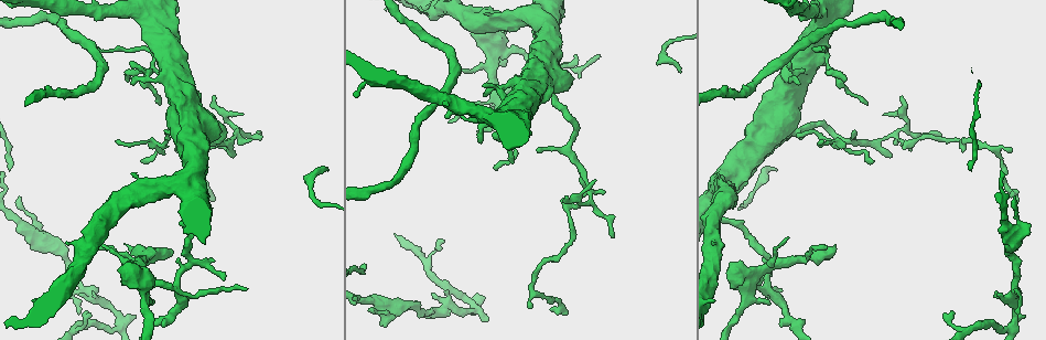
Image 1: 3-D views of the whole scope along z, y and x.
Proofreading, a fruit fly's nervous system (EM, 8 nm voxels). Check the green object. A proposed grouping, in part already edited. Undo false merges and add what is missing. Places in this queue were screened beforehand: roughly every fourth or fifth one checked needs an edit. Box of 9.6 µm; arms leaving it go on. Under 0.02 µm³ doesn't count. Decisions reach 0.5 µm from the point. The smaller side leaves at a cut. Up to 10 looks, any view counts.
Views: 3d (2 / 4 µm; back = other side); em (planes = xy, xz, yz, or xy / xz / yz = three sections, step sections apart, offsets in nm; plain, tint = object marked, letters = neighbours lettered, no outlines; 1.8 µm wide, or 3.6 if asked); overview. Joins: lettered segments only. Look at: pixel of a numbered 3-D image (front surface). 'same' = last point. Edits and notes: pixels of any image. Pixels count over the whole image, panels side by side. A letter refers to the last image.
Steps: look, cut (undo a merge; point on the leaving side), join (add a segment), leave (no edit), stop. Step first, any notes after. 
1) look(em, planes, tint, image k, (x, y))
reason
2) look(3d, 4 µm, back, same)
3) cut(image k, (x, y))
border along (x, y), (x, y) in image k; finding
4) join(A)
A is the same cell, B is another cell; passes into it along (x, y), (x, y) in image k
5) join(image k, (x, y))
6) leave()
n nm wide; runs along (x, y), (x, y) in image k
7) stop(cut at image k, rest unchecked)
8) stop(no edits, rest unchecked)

look(3d, 4 µm, back, image 1, (487, 321))

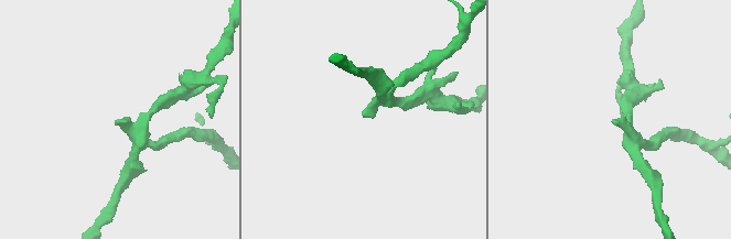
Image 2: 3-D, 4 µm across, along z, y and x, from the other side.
look(em, xz, step 16, tint, image 2, (117, 121))
now the EM

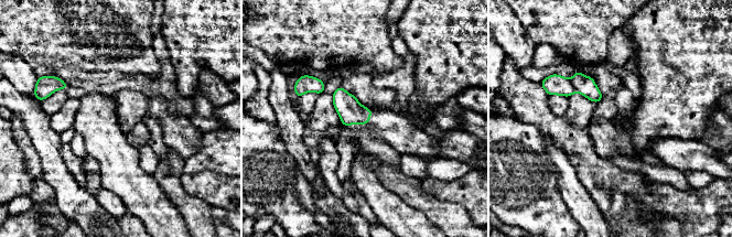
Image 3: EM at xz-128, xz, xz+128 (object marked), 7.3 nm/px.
look(em, planes, letters, same)

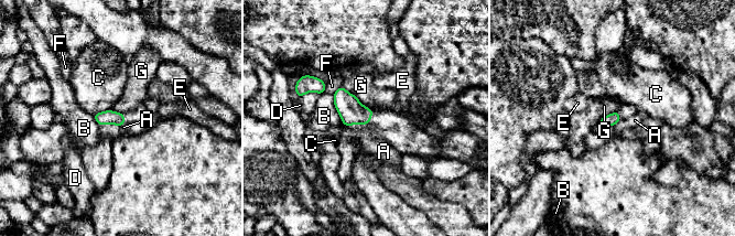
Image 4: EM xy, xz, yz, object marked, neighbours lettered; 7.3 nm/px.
leave()
90 nm wide; A, B, C, D, E, F and G are other cells; border along (342, 86), (373, 110) in image 4; none of them fits

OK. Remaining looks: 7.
look(3d, 2 µm, image 1, (825, 247))
branch stops here

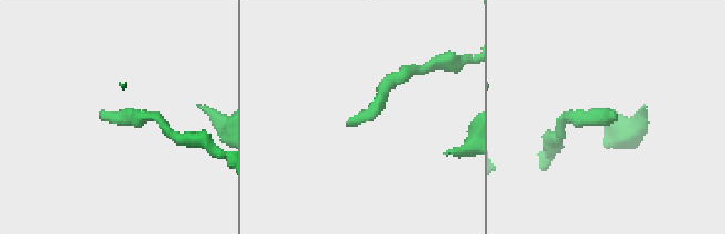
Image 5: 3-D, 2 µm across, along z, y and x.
look(em, yz, step 4, tint, image 5, (346, 124))
now the EM

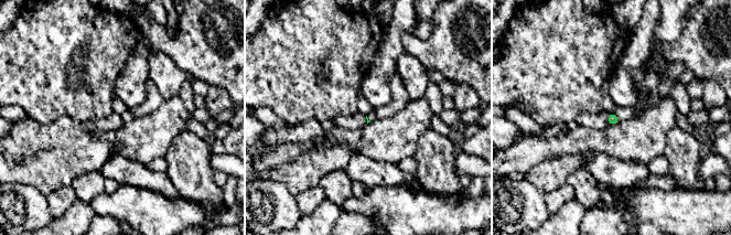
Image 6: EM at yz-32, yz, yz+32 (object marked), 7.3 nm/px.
look(em, xz, step 8, letters, same)

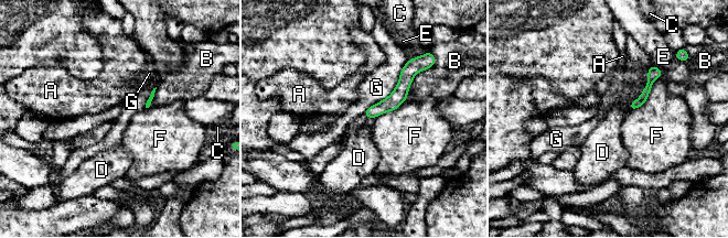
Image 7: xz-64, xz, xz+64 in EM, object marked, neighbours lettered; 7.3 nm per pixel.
leave()
G touches over 500 nm; A, B, C, D, E, F and G are other cells; runs along (414, 72), (386, 105), (368, 114) in image 7; none of them fits

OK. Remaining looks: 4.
look(em, yz, step 8, letters, image 1, (177, 284))
branch point

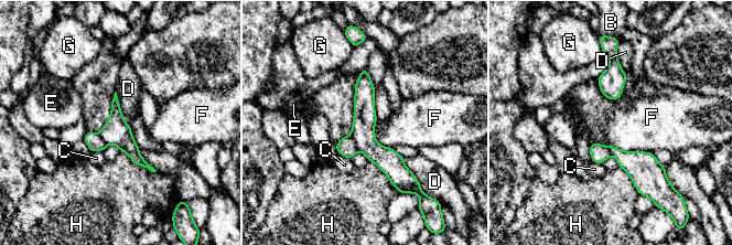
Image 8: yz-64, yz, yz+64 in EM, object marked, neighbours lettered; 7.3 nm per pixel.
cut(image 8, (346, 147))
B, C, D, E, F, G and H are other cells; border along (350, 135), (358, 149) in image 8; a second cell is stuck on

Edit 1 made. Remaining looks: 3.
look(3d, 4 µm, image 1, (790, 131))
thick turns thin

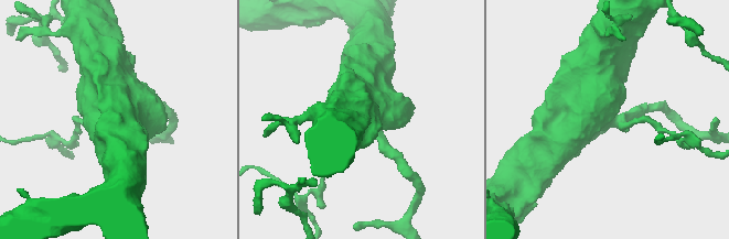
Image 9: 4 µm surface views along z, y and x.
look(em, 3.6 µm, xy, step 4, letters, image 9, (610, 115))

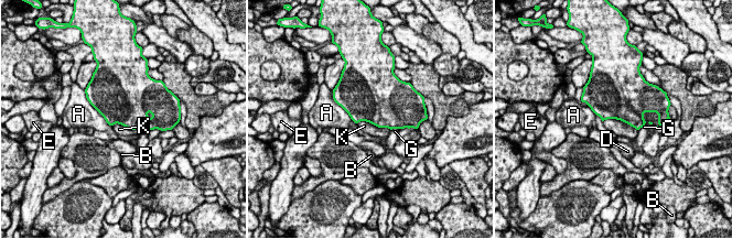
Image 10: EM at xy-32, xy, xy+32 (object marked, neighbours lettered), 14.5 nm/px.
leave()
420 nm wide; A, B, D, E, G and K are other cells; all the same cell

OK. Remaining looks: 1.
stop(cut at image 8, rest unchecked)

